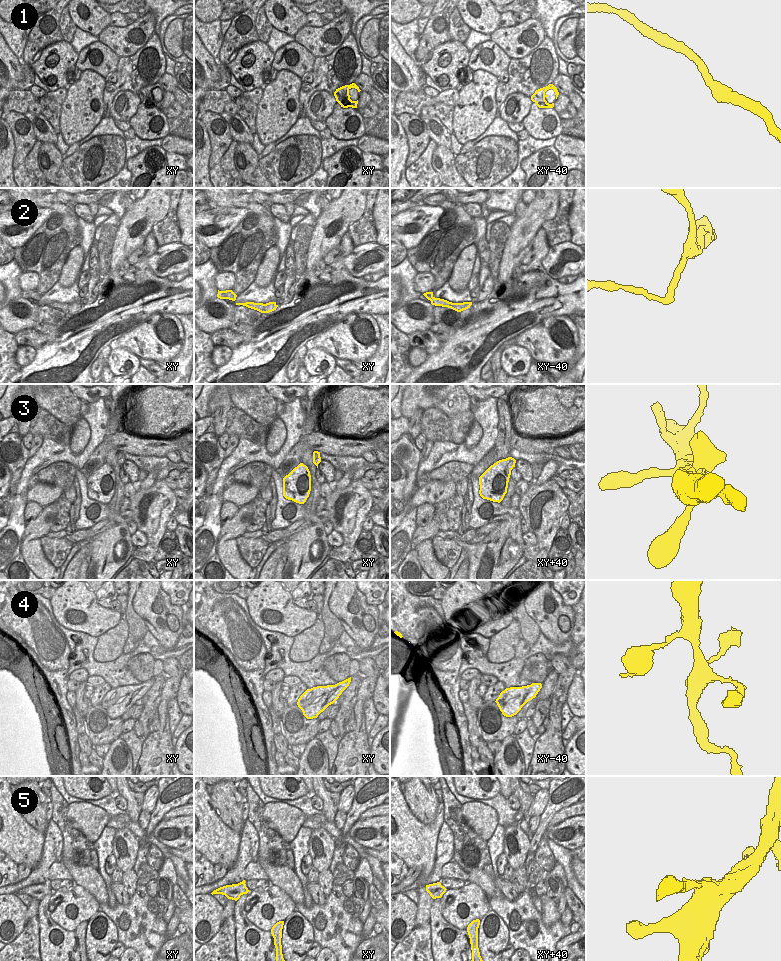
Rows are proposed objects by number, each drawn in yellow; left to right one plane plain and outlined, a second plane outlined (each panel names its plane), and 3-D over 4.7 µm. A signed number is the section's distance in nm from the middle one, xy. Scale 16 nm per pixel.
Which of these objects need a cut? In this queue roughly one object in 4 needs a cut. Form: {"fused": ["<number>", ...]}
{"fused": ["2"]}

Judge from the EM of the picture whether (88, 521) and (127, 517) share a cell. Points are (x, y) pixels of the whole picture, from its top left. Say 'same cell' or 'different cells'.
same cell

